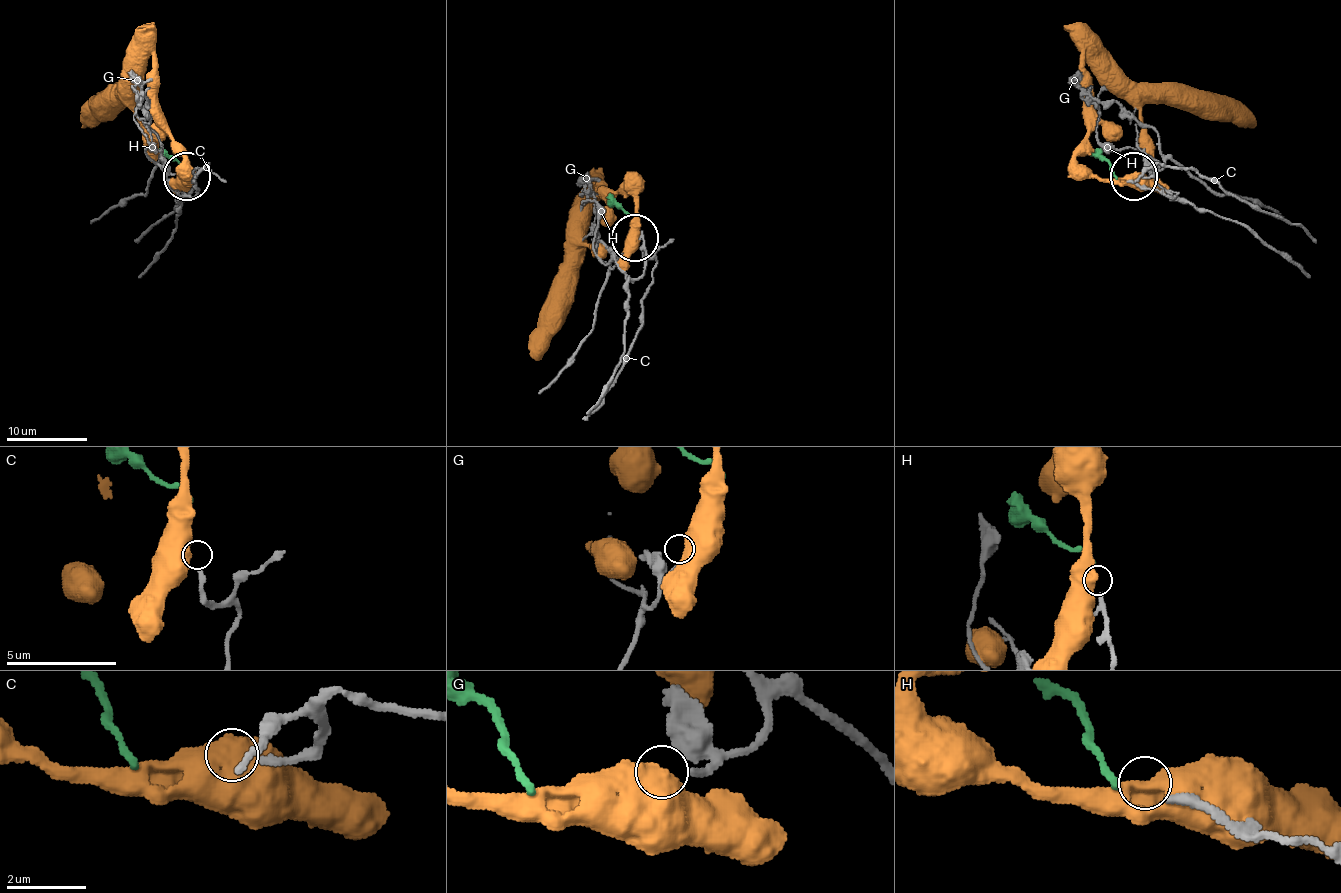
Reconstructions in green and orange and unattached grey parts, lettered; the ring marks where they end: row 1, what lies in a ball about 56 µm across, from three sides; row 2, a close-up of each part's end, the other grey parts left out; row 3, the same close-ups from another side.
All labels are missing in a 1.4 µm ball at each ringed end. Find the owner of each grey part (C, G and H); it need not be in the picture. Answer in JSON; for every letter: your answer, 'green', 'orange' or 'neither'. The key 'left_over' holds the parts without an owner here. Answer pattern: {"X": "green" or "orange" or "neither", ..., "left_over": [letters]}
{"C": "neither", "G": "neither", "H": "neither", "left_over": ["C", "G", "H"]}

